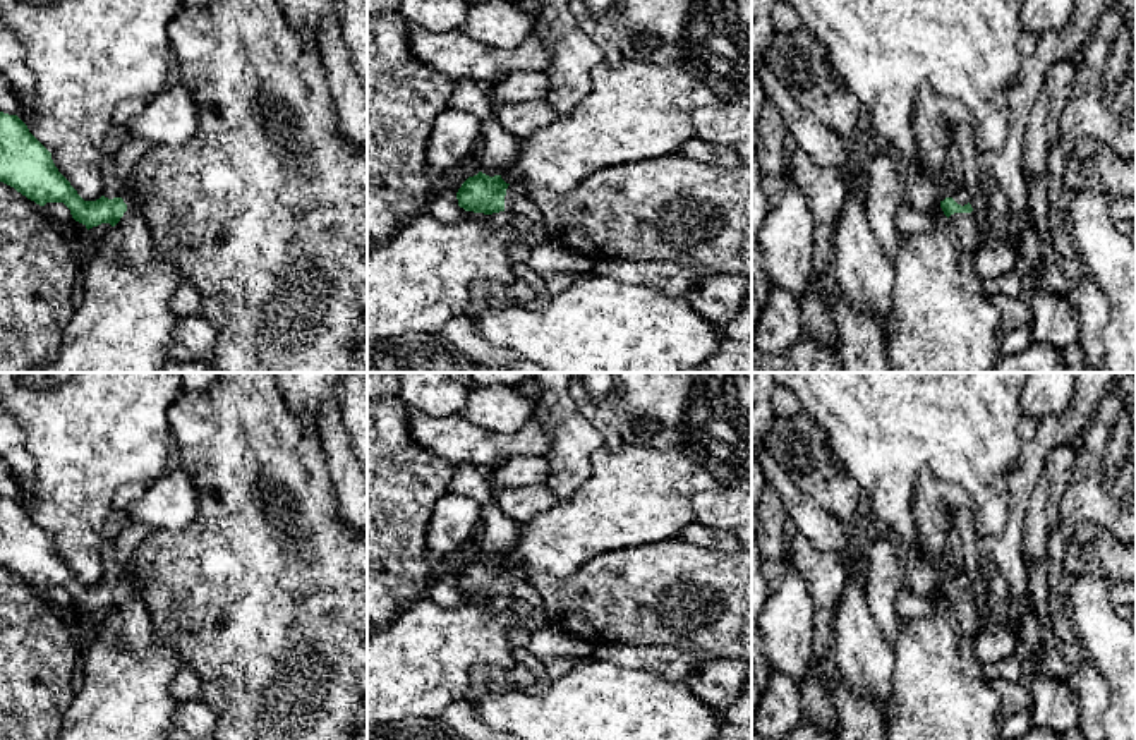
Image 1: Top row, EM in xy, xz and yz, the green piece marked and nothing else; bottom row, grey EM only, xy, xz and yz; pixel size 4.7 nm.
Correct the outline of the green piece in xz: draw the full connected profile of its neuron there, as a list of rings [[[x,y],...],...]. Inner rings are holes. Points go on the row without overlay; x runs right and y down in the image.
[[[479,556],[462,568],[456,584],[465,596],[492,599],[506,594],[511,599],[523,599],[532,606],[532,613],[522,622],[529,632],[551,625],[544,599],[522,567],[506,568],[501,560],[489,561]]]

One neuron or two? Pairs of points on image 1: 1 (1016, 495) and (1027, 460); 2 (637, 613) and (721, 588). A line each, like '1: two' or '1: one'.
1: one
2: one

